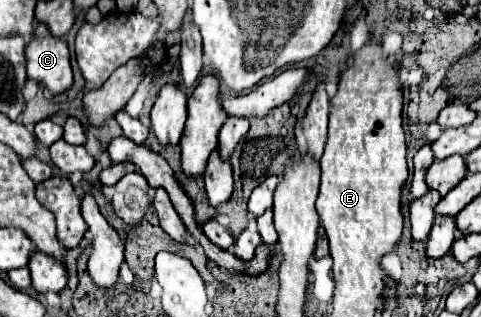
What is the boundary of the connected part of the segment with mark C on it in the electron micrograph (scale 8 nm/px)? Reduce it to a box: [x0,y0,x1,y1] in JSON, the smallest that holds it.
[25,24,73,96]

